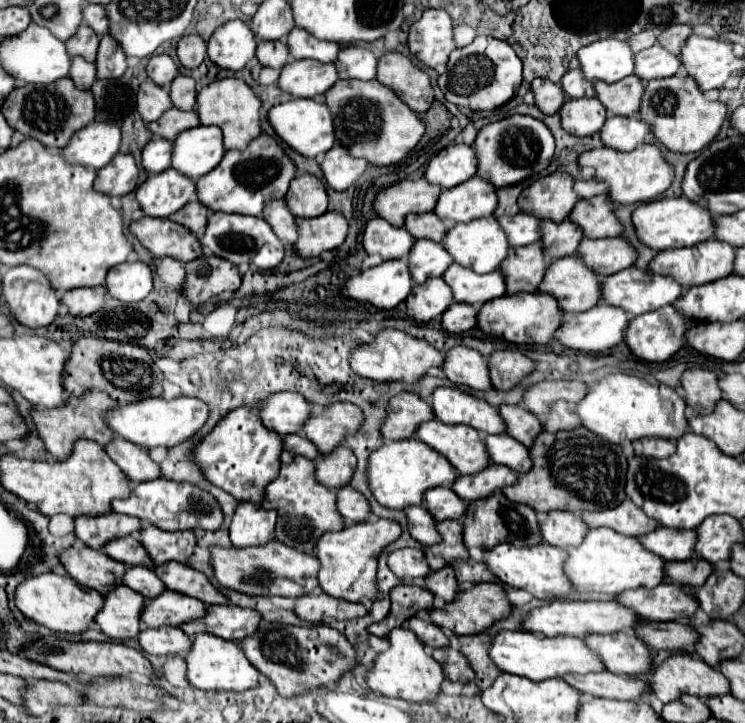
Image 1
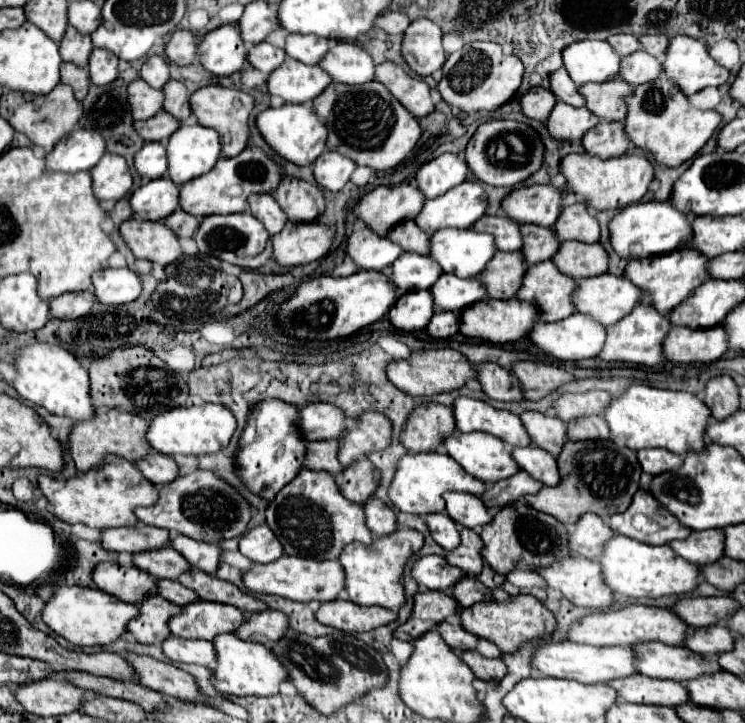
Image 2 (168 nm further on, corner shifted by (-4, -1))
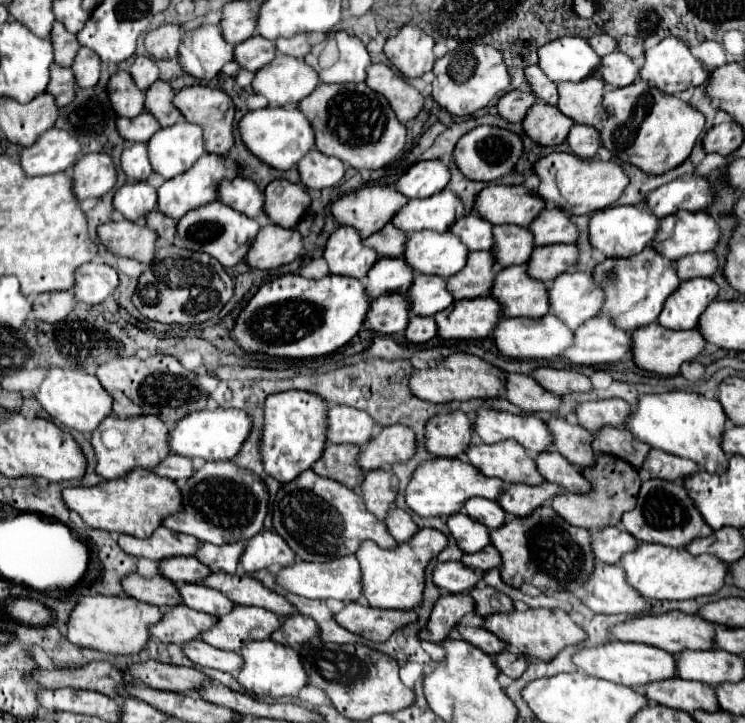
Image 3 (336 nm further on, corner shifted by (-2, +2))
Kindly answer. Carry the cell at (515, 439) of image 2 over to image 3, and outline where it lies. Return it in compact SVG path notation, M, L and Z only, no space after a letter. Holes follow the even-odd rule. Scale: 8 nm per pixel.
M479 408L473 420L473 436L485 444L501 442L507 438L517 440L531 456L551 448L551 434L543 420L533 414L511 414L493 408Z

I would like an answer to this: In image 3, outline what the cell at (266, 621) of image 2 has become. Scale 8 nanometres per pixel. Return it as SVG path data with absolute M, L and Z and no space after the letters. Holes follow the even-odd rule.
M291 614L281 622L281 628L271 634L271 640L297 648L315 636L317 636L317 624L311 618L303 614Z

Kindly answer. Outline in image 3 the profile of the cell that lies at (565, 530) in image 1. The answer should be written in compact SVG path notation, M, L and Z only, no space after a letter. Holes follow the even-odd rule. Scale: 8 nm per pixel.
M617 526L591 530L591 550L599 562L617 564L619 558L625 552L635 550L635 546L637 540L629 532L619 530Z

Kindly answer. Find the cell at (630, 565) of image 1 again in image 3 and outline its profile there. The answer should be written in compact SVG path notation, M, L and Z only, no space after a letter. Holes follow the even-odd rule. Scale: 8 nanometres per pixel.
M637 542L633 552L627 552L619 562L625 570L625 580L647 600L687 600L715 594L721 590L727 576L727 564L709 554L693 556L685 548L669 548L663 544Z

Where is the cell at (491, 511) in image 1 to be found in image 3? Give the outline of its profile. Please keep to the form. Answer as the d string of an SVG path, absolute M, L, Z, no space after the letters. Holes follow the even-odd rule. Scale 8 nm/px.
M539 506L525 518L507 520L501 528L491 530L491 544L501 554L501 580L513 588L523 582L537 586L541 592L567 590L577 594L579 586L593 570L593 552L589 530L567 524L551 506Z

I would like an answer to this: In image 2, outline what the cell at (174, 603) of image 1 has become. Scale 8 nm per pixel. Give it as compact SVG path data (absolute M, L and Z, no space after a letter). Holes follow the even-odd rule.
M197 601L193 605L183 607L183 613L173 617L173 621L169 621L169 627L171 633L177 637L213 641L219 633L237 631L245 619L247 613L233 605Z

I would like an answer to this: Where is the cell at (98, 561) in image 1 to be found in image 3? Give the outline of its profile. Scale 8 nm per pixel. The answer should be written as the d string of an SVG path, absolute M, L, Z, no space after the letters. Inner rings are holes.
M127 574L121 580L123 592L135 600L153 604L153 606L177 606L181 602L179 590L177 586L163 578L163 576L153 576L153 578L145 578L141 574Z

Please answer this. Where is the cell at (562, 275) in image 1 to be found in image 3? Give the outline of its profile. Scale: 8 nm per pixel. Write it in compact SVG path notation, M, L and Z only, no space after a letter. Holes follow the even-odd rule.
M527 264L499 270L491 296L505 304L505 316L543 318L549 312L549 288L527 274Z

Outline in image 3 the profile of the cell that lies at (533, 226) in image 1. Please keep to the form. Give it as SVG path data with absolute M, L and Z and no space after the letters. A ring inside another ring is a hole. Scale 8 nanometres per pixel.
M463 216L451 226L469 250L493 250L493 224L481 216Z

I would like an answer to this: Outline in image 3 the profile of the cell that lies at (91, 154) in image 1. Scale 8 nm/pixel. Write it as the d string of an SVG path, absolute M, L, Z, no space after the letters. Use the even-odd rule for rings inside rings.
M51 128L33 146L21 154L21 166L27 176L65 172L81 158L79 140L67 130Z

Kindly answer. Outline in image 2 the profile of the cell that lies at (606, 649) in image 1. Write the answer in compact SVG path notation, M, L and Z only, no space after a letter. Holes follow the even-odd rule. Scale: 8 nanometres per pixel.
M645 643L631 647L637 653L639 673L655 679L691 681L707 673L719 673L717 659L707 659L687 647L669 647L665 643Z

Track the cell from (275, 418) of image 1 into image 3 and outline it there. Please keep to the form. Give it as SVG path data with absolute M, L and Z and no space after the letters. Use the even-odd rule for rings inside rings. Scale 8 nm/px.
M335 404L327 410L327 442L333 444L357 444L363 446L373 436L375 422L369 414Z

